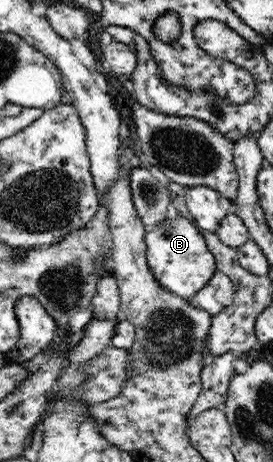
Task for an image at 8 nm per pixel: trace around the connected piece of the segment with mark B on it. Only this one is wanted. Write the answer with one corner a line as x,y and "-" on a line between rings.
175,216
175,218
165,217
158,224
149,225
146,230
144,241
148,264
156,274
157,281
160,281
161,286
169,292
190,300
216,275
216,257
208,248
207,240
203,240
199,225
195,226
191,220
183,216

